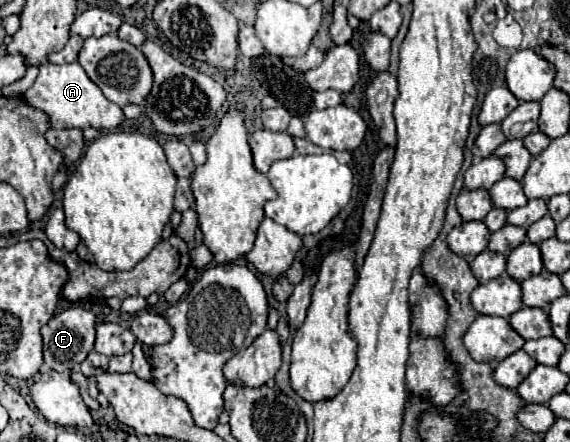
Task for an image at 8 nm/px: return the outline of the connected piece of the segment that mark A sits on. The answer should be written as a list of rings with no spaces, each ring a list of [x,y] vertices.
[[[77,61],[67,63],[67,65],[43,63],[39,67],[39,75],[37,75],[35,83],[27,89],[23,99],[31,107],[47,113],[53,129],[73,129],[73,127],[77,127],[77,129],[87,129],[87,127],[115,129],[125,119],[121,107],[111,103],[101,93],[101,89],[87,77],[87,73],[83,71],[83,67]]]

